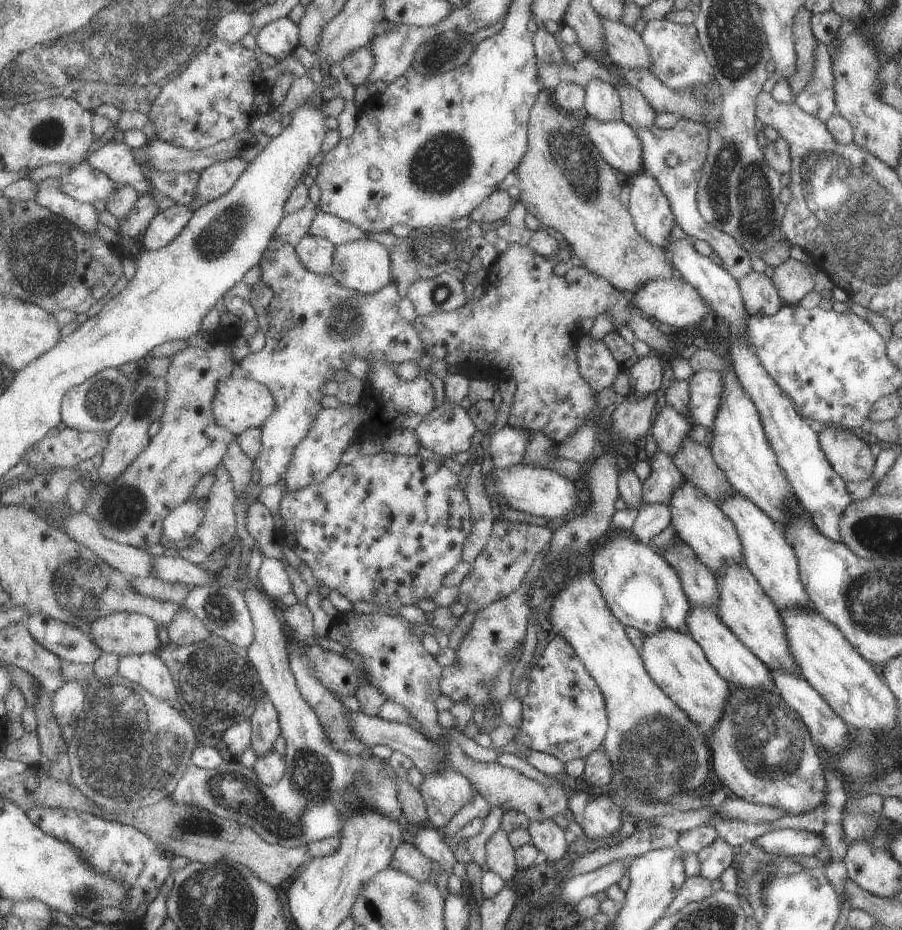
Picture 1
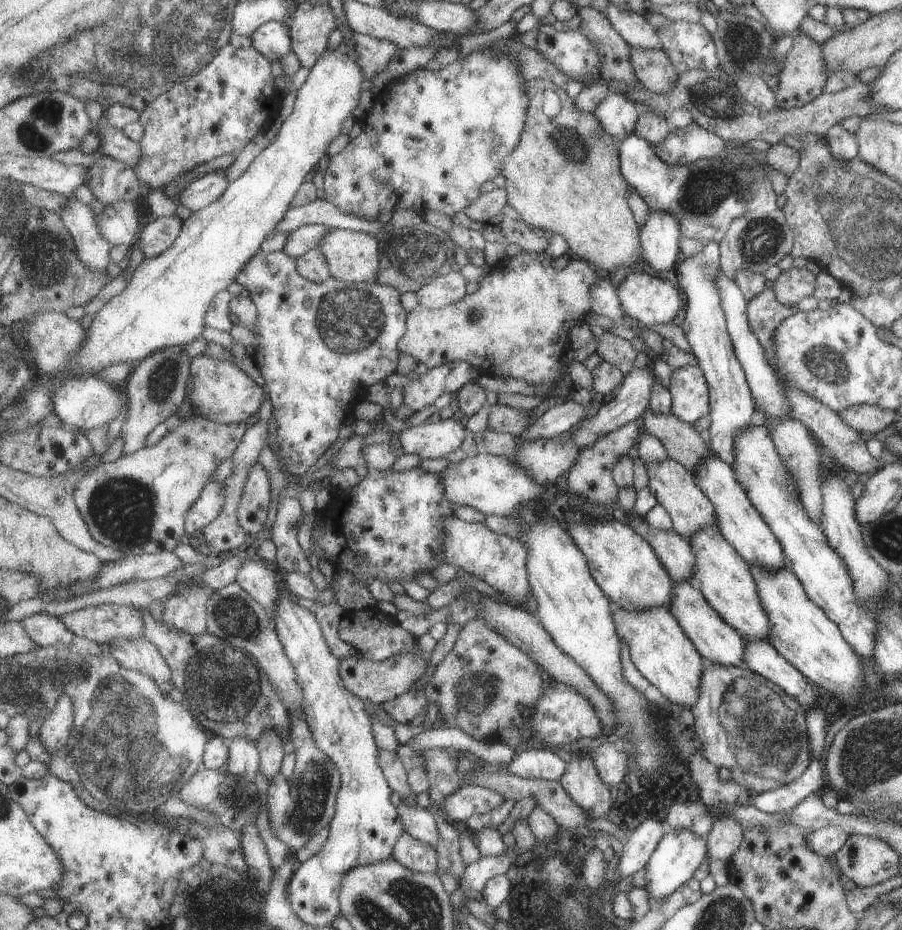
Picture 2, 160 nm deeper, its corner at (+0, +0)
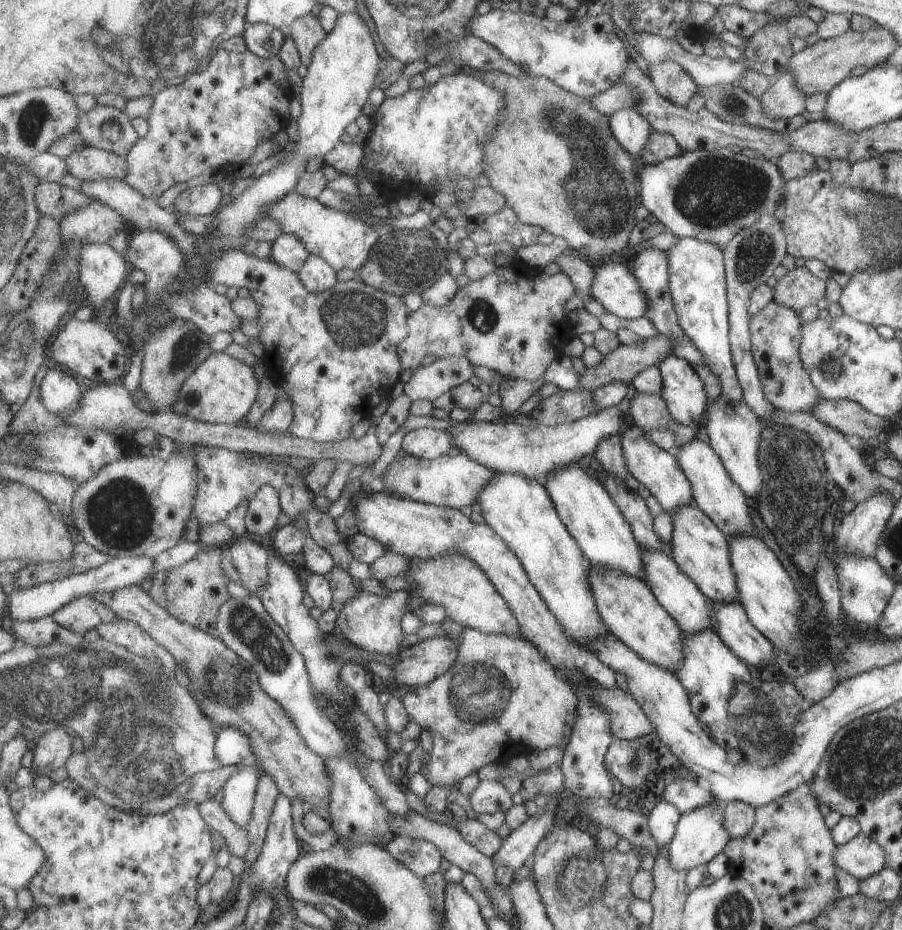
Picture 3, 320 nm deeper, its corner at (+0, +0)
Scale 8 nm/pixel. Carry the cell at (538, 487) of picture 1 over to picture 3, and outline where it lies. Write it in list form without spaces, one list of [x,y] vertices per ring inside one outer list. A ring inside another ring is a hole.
[[[409,453],[395,460],[385,474],[385,489],[397,496],[427,504],[436,504],[452,509],[461,509],[472,506],[474,509],[480,505],[482,490],[490,480],[496,476],[496,472],[486,468],[484,464],[474,460],[467,453],[457,457],[442,456],[434,461],[420,459]]]

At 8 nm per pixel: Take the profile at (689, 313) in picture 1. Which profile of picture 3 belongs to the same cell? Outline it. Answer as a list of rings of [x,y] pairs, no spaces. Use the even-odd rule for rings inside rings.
[[[613,260],[593,265],[592,297],[600,307],[620,318],[641,318],[648,302],[634,272]]]

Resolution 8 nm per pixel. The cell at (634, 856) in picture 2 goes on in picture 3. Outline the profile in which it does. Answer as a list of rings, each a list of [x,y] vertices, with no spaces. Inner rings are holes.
[[[660,800],[657,806],[648,815],[648,828],[652,838],[656,840],[658,848],[664,848],[672,840],[674,832],[676,832],[676,824],[681,818],[680,812],[668,804],[668,802]]]

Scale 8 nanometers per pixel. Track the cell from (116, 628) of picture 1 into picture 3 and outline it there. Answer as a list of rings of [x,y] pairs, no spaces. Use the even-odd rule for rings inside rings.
[[[82,596],[82,598],[72,600],[70,604],[58,610],[53,618],[58,624],[82,635],[90,630],[98,631],[102,624],[112,624],[116,620],[118,622],[122,620],[120,614],[116,614],[104,602],[91,596]]]

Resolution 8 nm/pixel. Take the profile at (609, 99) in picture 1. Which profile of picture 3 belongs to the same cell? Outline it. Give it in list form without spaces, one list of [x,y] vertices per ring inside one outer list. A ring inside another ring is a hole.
[[[622,108],[609,115],[609,123],[618,143],[634,158],[641,157],[652,136],[649,120],[634,109]]]

